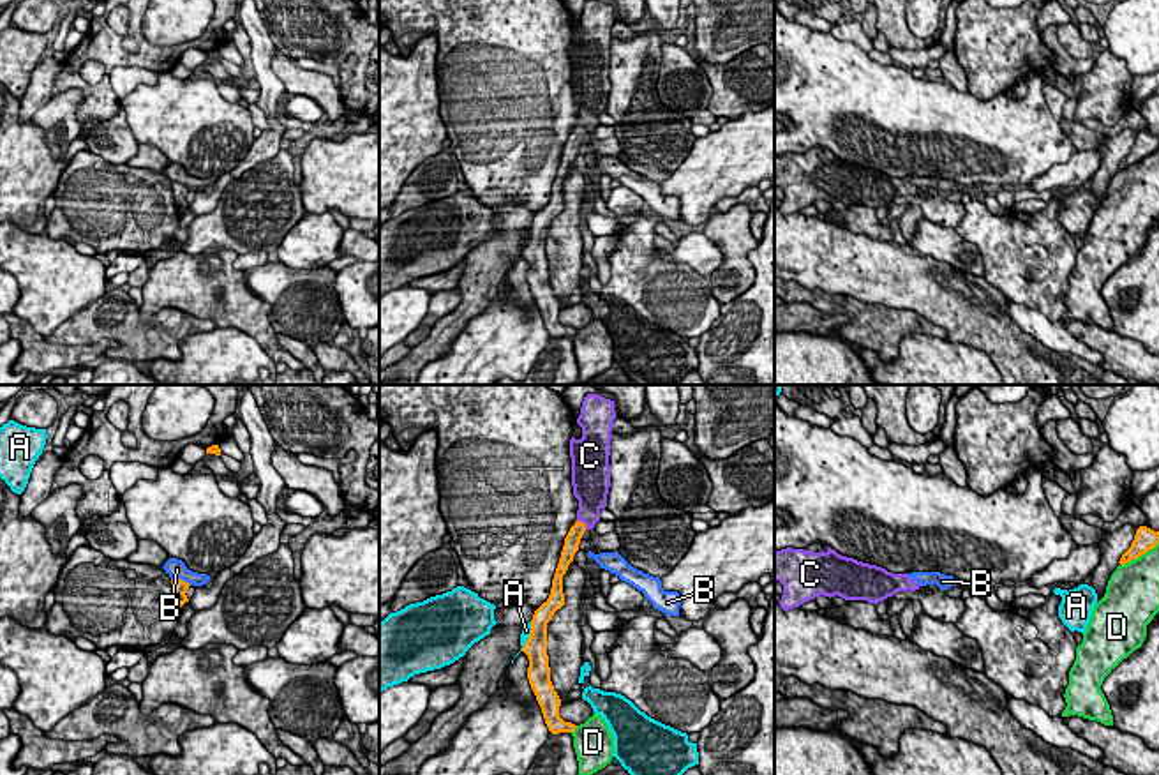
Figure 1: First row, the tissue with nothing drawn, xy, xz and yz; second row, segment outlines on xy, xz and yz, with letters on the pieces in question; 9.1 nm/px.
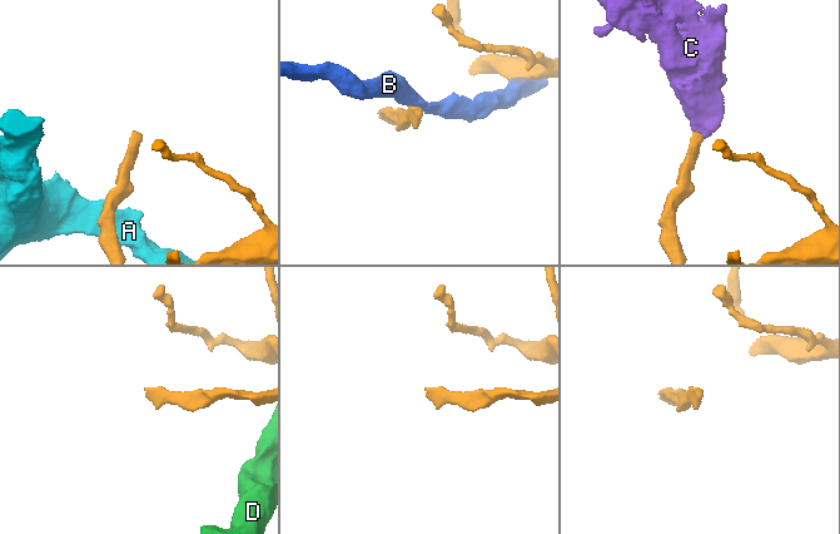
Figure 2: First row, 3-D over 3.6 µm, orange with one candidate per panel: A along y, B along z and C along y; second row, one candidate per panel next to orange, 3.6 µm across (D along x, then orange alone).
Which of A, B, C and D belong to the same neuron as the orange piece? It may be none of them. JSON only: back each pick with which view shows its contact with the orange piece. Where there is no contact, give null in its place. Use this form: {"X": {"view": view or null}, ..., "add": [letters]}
{"C": {"view": "xz"}, "add": ["C"]}

